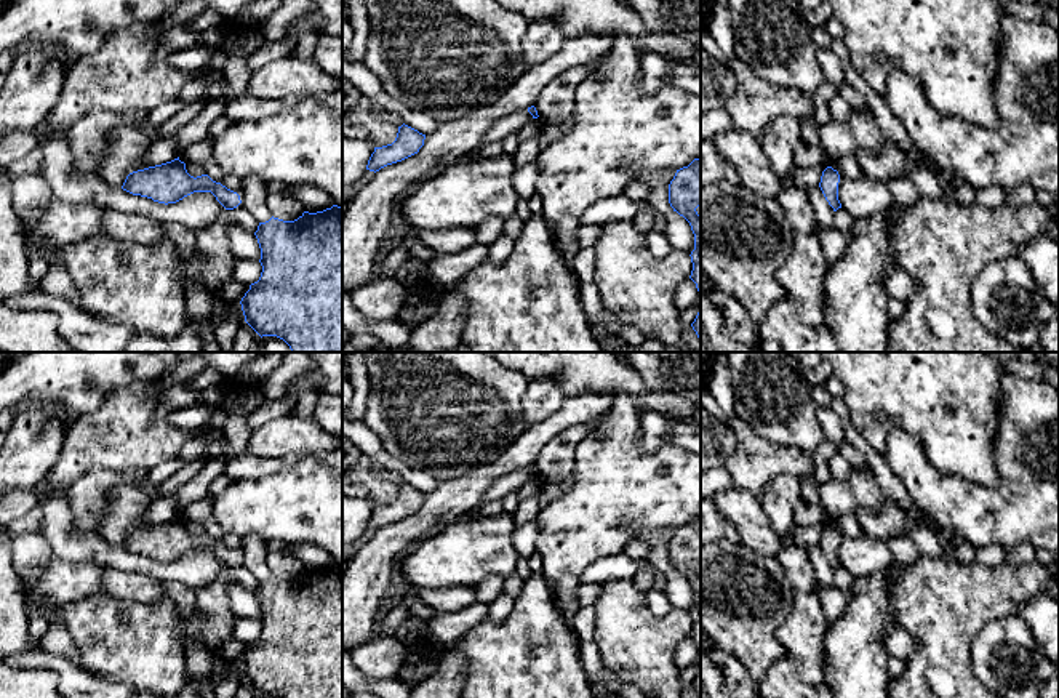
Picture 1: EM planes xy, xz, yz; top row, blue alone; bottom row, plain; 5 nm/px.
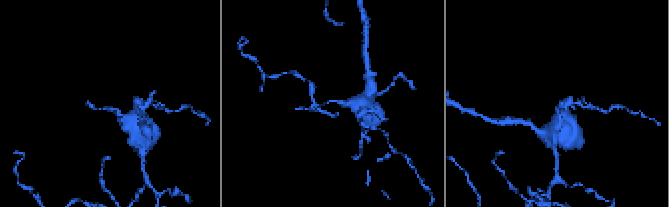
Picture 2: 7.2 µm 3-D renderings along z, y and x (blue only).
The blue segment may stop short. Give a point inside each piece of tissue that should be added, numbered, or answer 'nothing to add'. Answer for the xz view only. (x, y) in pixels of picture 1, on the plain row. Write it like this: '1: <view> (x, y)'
nothing to add

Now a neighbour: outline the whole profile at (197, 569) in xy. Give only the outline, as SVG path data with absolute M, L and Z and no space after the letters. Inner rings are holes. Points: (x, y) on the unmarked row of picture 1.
M59 491L42 498L38 504L43 511L40 532L58 559L96 560L102 567L142 573L160 583L174 580L192 591L211 584L226 568L211 551L194 551L176 562L165 564L133 554L122 546L110 546L96 533L78 532L69 503Z

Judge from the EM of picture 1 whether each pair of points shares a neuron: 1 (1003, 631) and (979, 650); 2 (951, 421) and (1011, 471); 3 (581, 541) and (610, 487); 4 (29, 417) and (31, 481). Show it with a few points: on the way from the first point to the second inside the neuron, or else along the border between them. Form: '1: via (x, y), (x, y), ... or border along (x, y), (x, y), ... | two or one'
1: via (997, 637), (986, 649) | one
2: border along (1000, 420), (997, 484), (963, 479) | two
3: via (586, 529), (610, 500) | one
4: via (29, 433), (29, 465) | one

